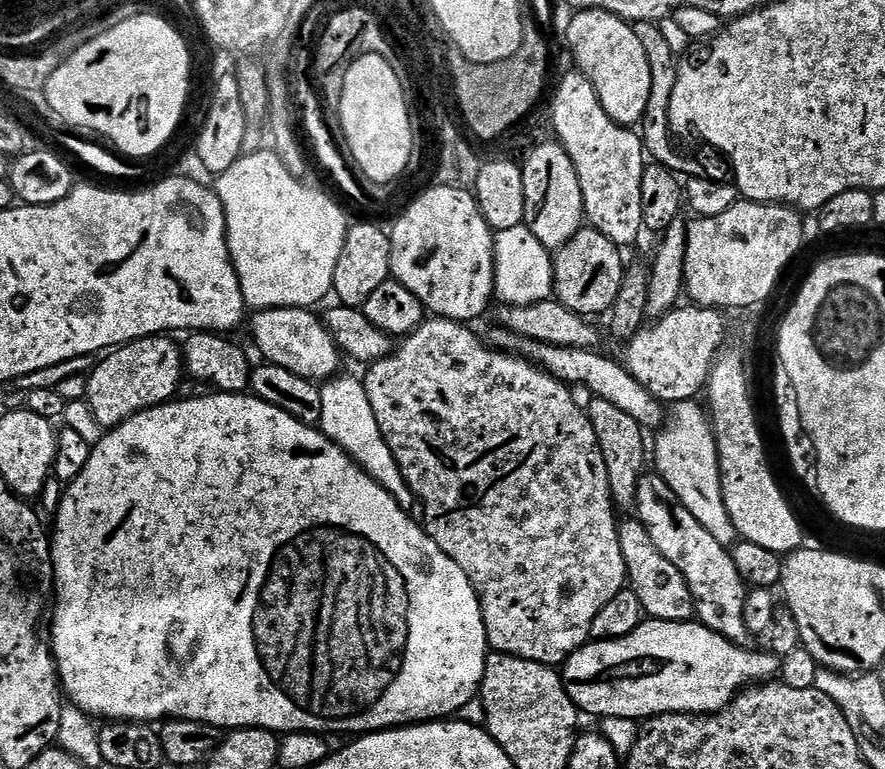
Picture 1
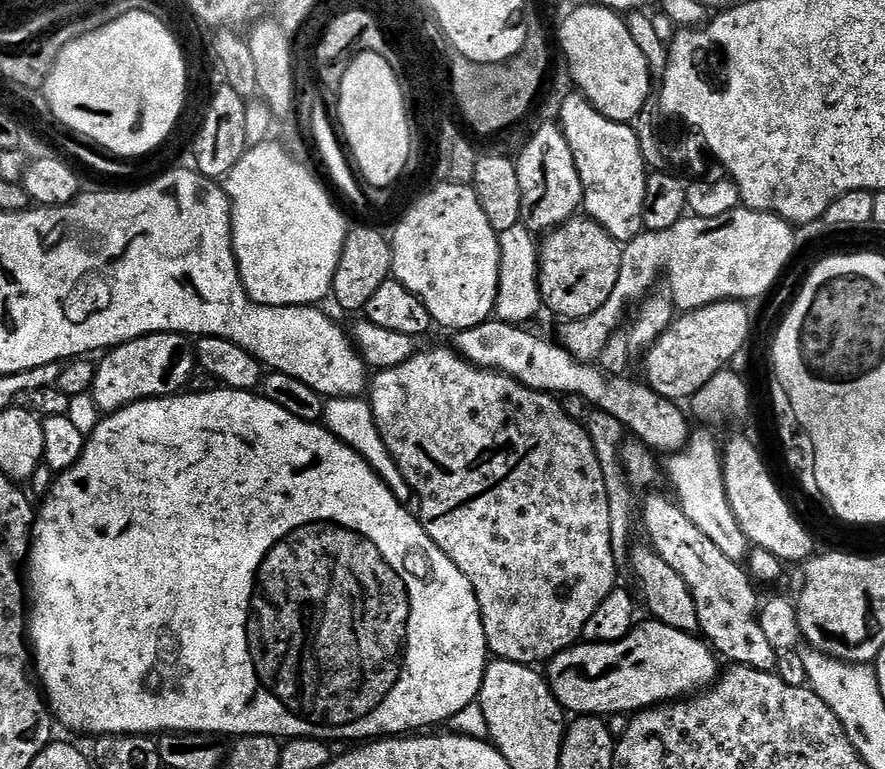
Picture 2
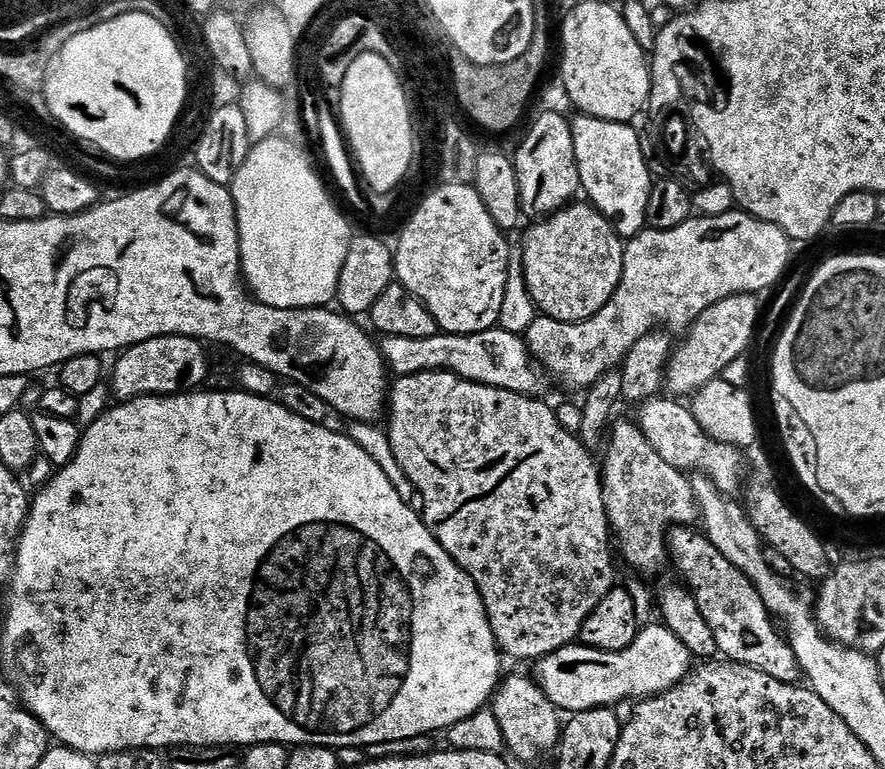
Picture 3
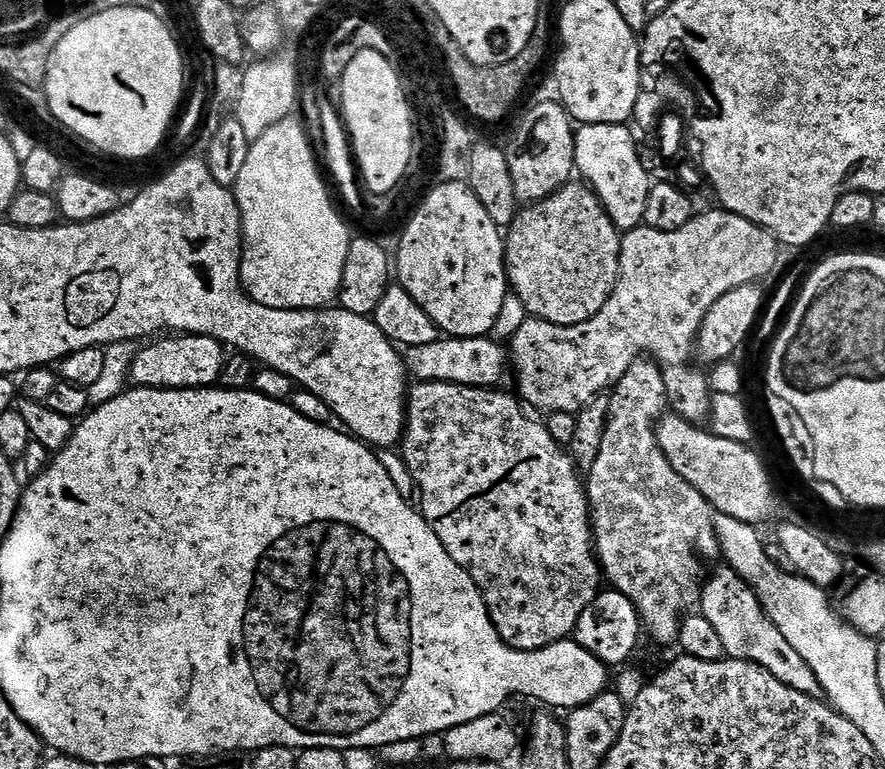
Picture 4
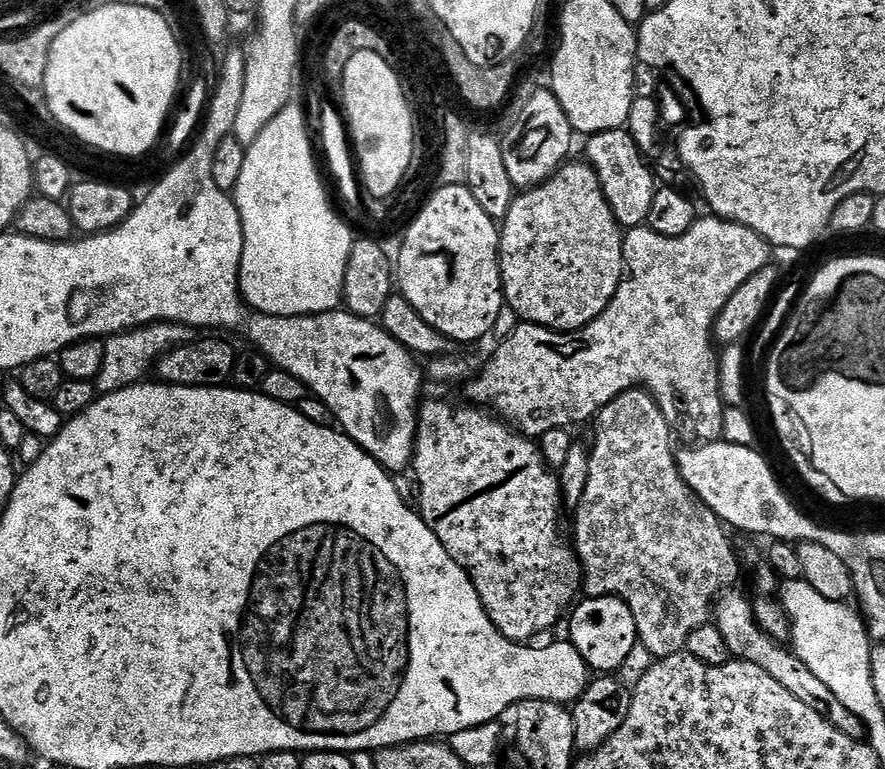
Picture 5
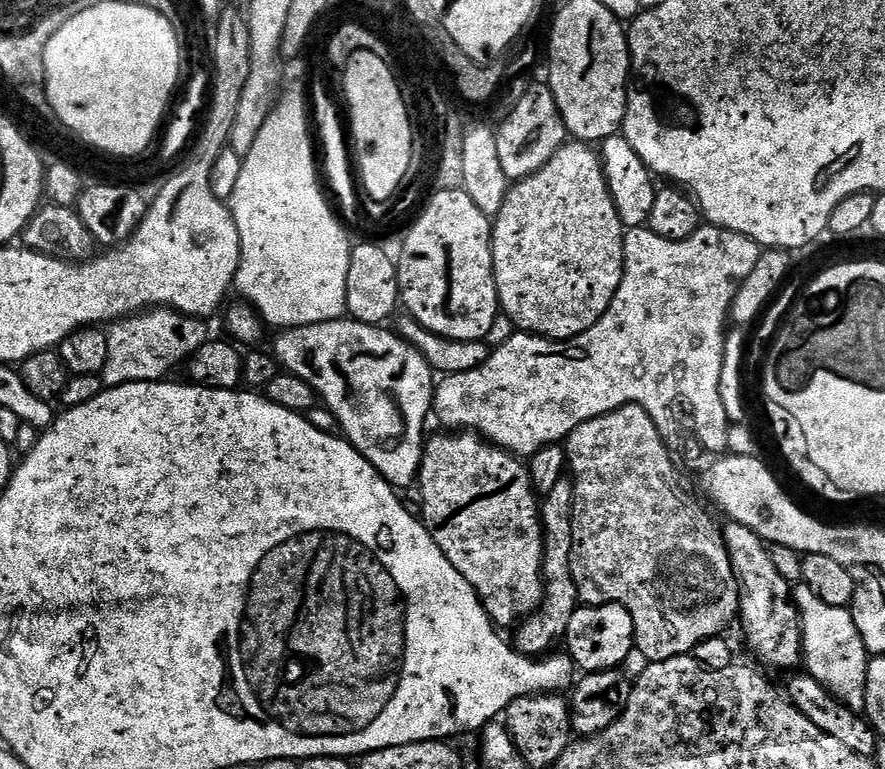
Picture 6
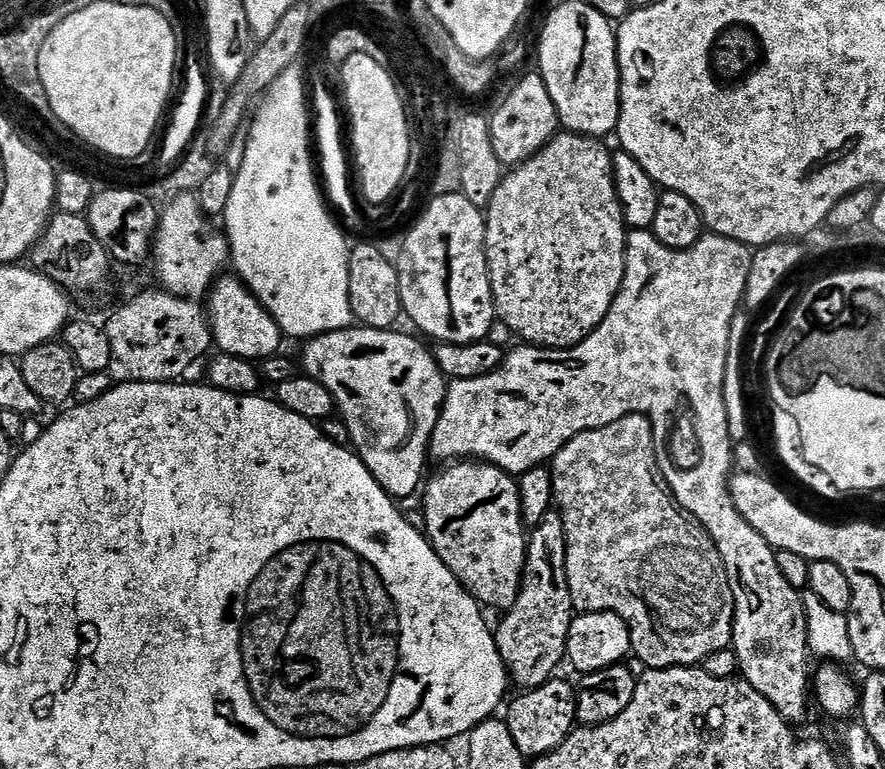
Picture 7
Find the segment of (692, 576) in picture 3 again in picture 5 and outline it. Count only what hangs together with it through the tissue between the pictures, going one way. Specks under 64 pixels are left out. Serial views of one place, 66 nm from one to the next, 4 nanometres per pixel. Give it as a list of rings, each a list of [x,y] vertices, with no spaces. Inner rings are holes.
[[[729,590],[723,593],[714,612],[714,627],[722,634],[722,638],[726,638],[729,653],[735,659],[745,660],[760,667],[761,670],[766,670],[766,674],[770,674],[770,678],[774,678],[774,682],[782,682],[782,686],[786,686],[786,690],[790,690],[790,694],[794,694],[794,698],[806,702],[806,706],[810,706],[810,710],[822,714],[822,718],[826,718],[826,722],[830,722],[838,730],[842,730],[842,734],[846,734],[852,740],[864,740],[866,736],[865,721],[850,714],[850,710],[846,710],[846,706],[842,706],[842,702],[838,702],[838,698],[831,692],[830,686],[821,682],[814,675],[814,670],[810,670],[810,666],[806,666],[806,662],[799,660],[795,652],[762,630],[762,626],[756,620],[753,601],[751,599],[748,601],[742,593],[736,591]]]

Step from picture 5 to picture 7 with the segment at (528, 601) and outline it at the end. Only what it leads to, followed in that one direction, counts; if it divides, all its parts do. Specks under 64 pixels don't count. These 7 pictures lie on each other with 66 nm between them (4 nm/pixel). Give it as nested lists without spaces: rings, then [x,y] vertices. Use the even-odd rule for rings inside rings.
[[[471,458],[441,468],[422,492],[423,531],[428,543],[481,605],[499,610],[512,608],[528,560],[529,537],[517,477],[497,464]]]

